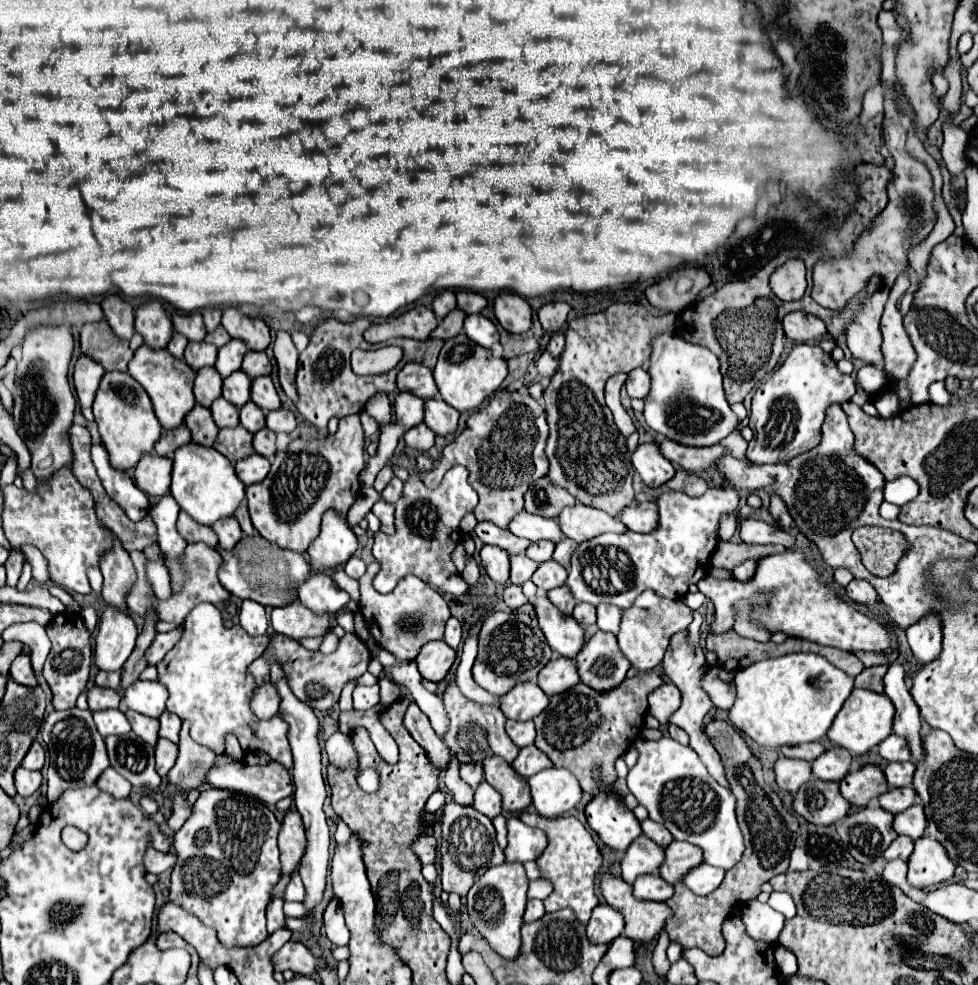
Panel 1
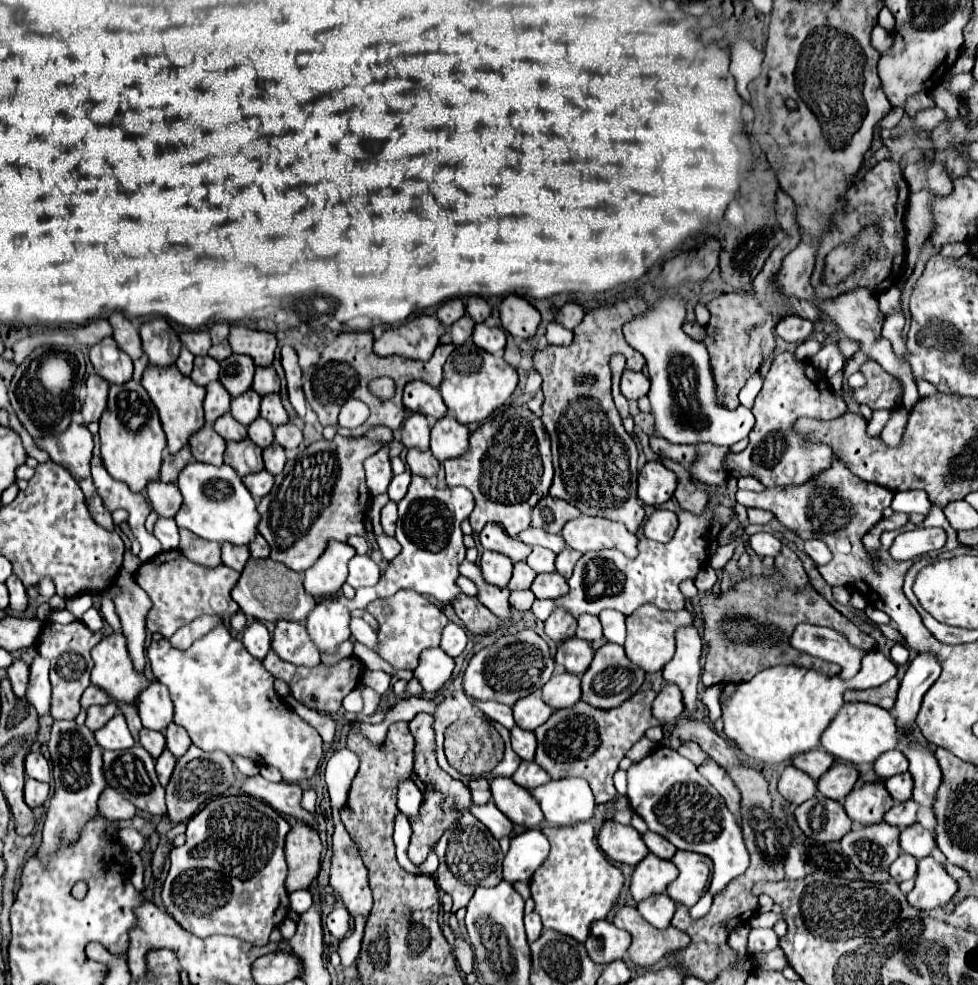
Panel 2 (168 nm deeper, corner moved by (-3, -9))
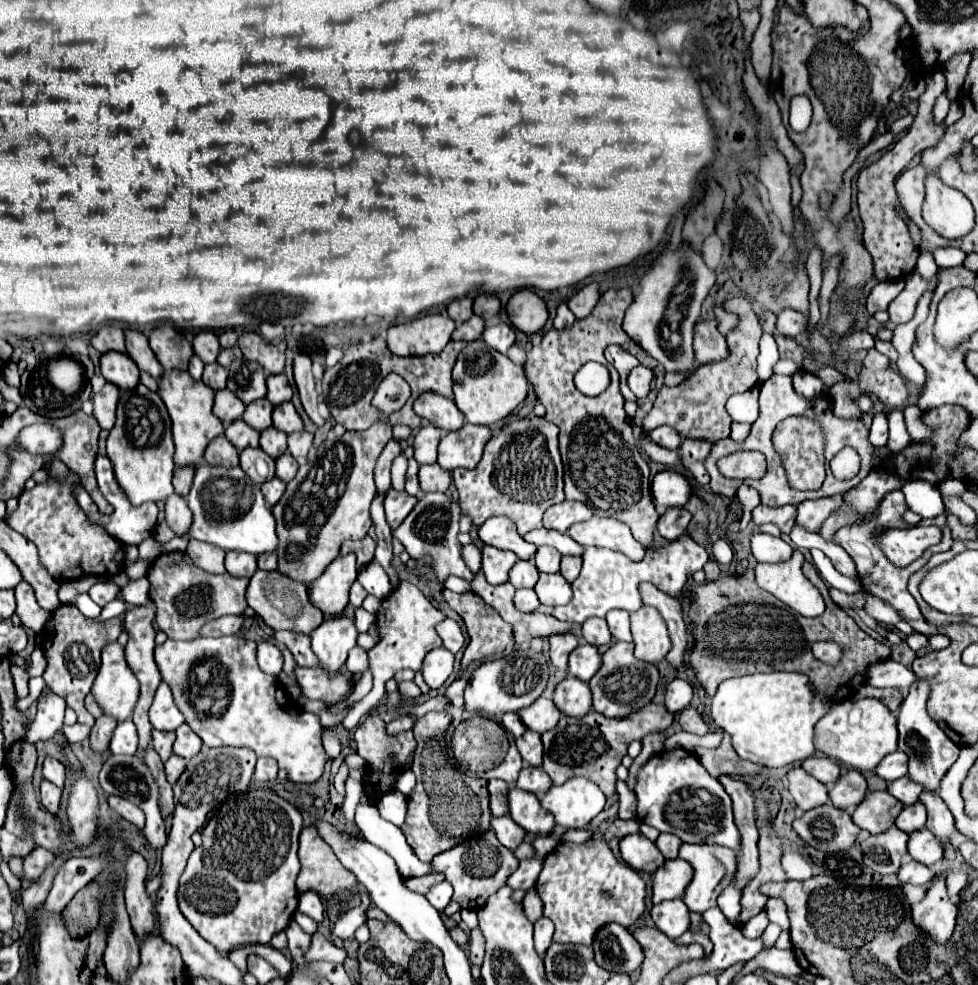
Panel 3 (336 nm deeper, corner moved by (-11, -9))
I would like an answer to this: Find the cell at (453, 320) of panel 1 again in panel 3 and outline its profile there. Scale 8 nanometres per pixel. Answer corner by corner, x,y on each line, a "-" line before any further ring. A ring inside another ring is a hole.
471,316
467,322
463,322
455,328
453,340
467,340
467,342
477,340
477,338
481,338
483,330
485,330
485,320
479,316

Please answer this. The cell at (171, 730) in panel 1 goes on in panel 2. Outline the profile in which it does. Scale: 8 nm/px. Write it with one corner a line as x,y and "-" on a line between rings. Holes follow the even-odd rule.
169,724
165,728
165,738
167,738
167,750
171,750
173,756
177,756
177,758
181,758
187,752
187,748
191,746
191,738
177,724

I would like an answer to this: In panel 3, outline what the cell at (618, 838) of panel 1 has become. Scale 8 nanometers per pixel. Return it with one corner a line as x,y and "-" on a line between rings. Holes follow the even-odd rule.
631,834
631,836
625,836
621,840
621,856
623,860
639,870
639,872
647,872
647,874
653,874
659,866
663,866
665,858
663,854
657,850
657,846
647,840
645,836
641,834

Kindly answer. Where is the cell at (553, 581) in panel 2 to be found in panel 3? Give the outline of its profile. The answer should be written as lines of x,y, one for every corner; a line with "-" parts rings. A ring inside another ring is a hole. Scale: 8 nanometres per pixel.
539,574
535,592
539,596
539,602
547,608
567,604
573,596
571,584
561,574

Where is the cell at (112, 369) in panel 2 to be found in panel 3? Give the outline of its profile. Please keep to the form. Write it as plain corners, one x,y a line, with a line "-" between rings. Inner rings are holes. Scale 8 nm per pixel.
107,352
101,356
101,374
121,390
133,390
139,384
137,364
121,352

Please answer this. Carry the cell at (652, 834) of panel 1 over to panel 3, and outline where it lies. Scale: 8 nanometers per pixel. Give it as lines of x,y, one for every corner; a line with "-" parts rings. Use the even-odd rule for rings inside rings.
659,834
655,844
665,858
677,858
681,842
679,842
679,838
675,838
675,834

